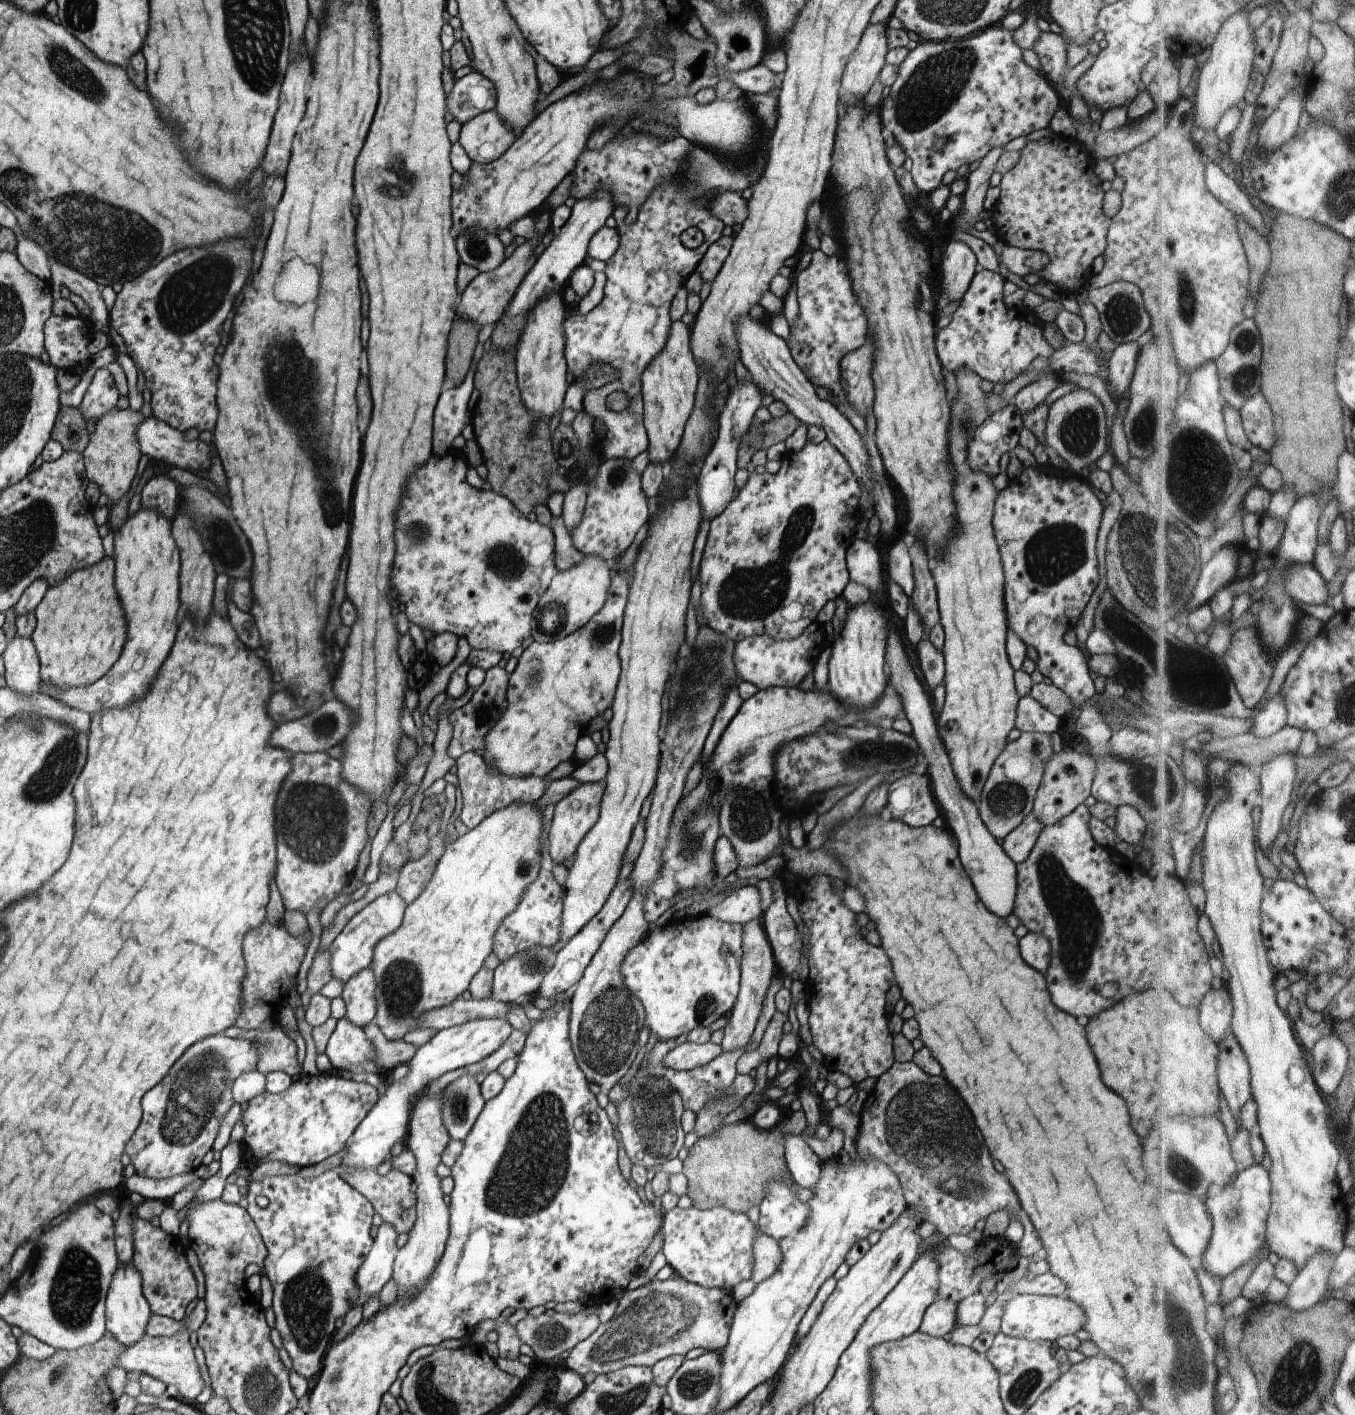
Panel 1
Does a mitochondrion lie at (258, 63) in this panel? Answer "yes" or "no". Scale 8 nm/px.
yes

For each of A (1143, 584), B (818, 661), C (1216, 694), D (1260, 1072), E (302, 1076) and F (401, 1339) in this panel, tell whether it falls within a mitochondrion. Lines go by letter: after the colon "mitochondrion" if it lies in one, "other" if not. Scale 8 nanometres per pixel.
A: mitochondrion
B: other
C: mitochondrion
D: other
E: other
F: other

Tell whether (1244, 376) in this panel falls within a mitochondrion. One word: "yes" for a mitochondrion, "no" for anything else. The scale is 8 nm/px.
yes

